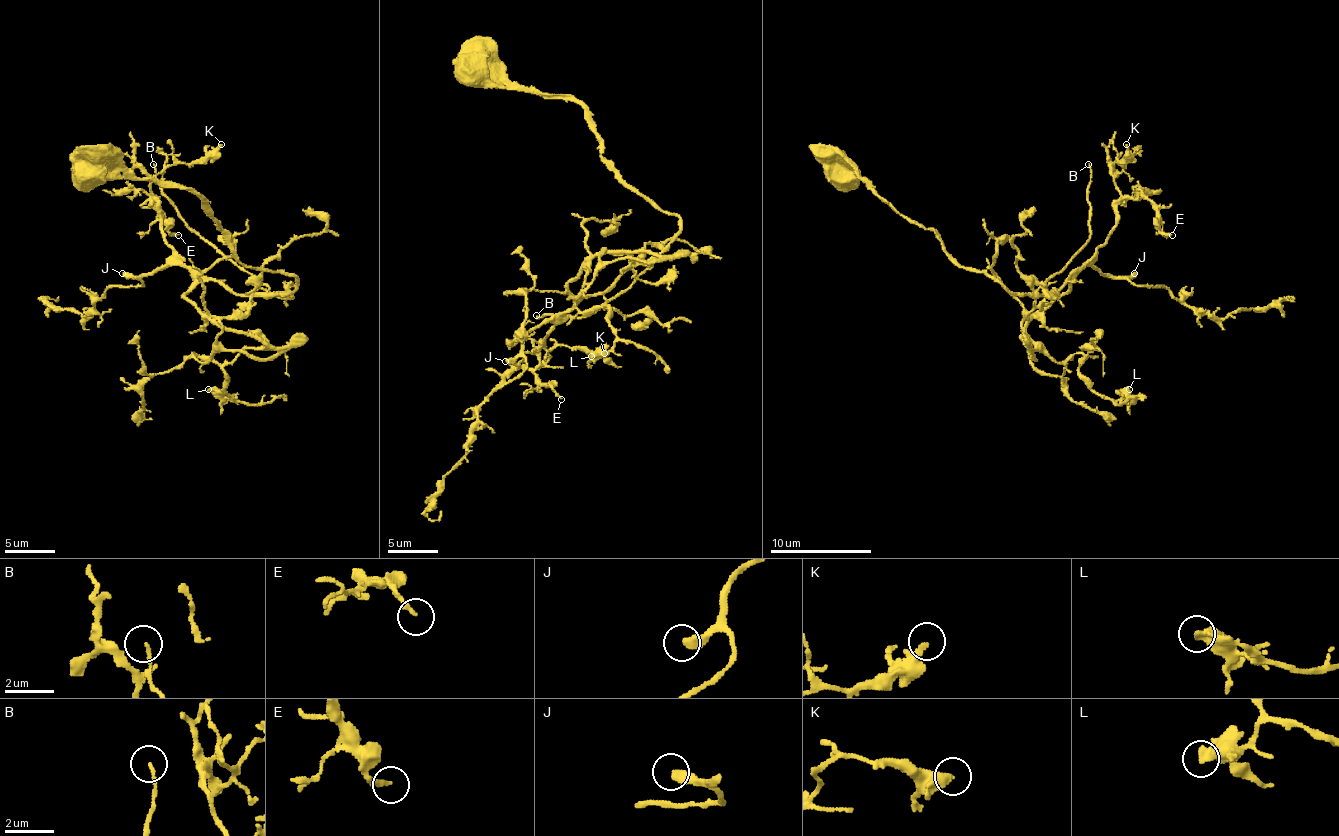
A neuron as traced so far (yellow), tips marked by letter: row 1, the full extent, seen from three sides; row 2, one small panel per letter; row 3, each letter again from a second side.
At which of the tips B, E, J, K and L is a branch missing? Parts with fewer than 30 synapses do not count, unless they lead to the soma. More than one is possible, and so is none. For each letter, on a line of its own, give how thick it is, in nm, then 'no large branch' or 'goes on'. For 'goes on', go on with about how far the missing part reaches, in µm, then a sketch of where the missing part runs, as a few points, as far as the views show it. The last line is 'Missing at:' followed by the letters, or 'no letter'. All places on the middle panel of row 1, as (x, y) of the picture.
B: calibre 130 nm; goes on; missing 15 µm; course (536, 315), (530, 315), (523, 308), (528, 295), (523, 287), (510, 290), (480, 282), (482, 290)
E: calibre 170 nm; no large branch
J: calibre 420 nm; goes on; missing 20 µm; course (505, 361), (485, 361), (477, 368), (482, 401), (490, 411), (487, 434), (454, 470), (434, 500)
K: calibre 220 nm; no large branch
L: calibre 550 nm; no large branch
Missing at: B, J

